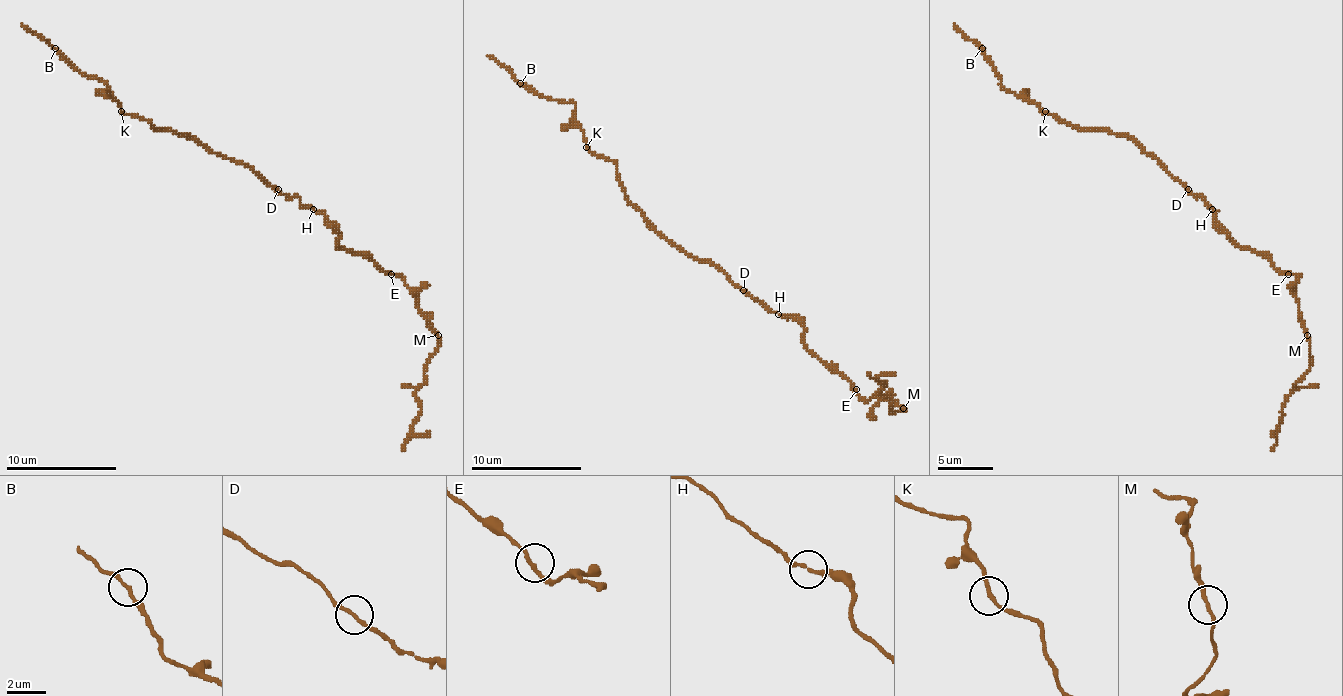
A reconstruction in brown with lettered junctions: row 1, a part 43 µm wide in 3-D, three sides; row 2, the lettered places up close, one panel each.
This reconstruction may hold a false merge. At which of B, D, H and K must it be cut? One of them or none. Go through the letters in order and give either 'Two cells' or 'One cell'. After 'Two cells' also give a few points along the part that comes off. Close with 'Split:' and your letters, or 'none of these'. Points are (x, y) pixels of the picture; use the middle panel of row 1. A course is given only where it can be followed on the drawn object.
B: One cell
D: One cell
H: One cell
K: One cell
Split: none of these

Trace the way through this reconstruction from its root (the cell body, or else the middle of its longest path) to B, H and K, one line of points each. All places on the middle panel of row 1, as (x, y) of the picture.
B: (743, 290), (655, 229), (628, 199), (617, 166), (589, 149), (573, 102), (539, 97), (520, 83)
H: (743, 290), (779, 315)
K: (743, 290), (713, 265), (688, 257), (672, 246), (628, 199), (617, 166), (611, 160), (597, 158), (586, 147)

